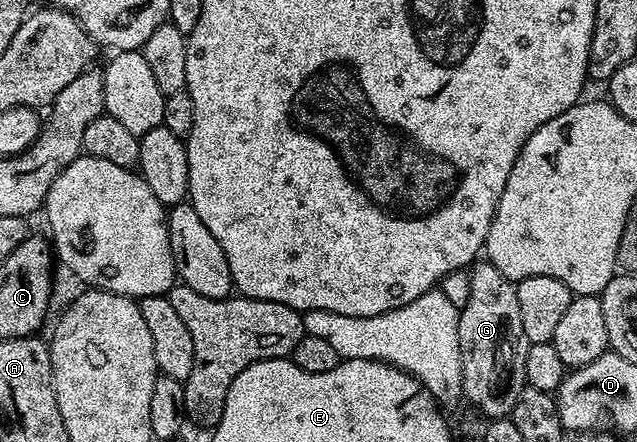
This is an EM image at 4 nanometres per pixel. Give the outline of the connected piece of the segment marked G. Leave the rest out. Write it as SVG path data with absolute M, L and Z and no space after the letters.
M482 261L470 271L472 294L468 305L460 308L458 328L460 329L460 353L462 354L462 394L469 406L477 407L487 419L505 419L511 414L525 389L524 361L528 358L530 342L524 337L524 324L520 318L520 301L516 301L516 286L500 269L488 261Z

